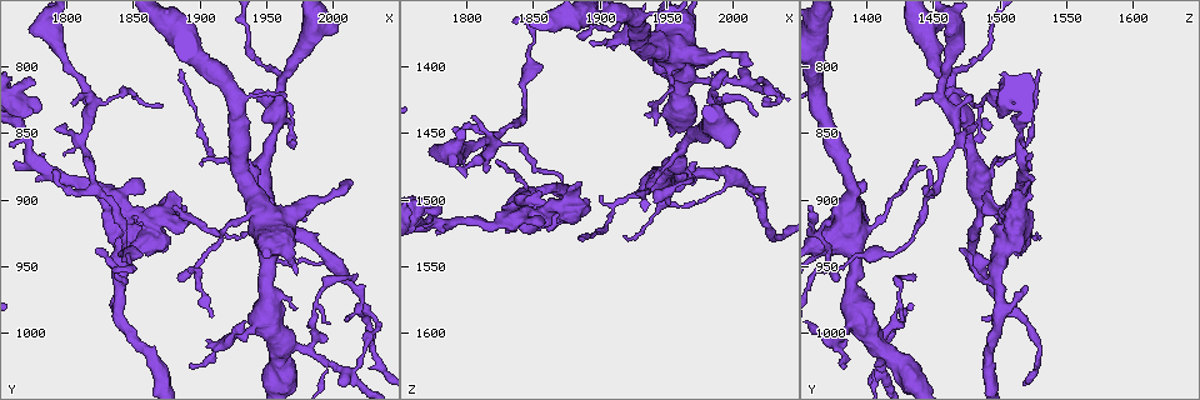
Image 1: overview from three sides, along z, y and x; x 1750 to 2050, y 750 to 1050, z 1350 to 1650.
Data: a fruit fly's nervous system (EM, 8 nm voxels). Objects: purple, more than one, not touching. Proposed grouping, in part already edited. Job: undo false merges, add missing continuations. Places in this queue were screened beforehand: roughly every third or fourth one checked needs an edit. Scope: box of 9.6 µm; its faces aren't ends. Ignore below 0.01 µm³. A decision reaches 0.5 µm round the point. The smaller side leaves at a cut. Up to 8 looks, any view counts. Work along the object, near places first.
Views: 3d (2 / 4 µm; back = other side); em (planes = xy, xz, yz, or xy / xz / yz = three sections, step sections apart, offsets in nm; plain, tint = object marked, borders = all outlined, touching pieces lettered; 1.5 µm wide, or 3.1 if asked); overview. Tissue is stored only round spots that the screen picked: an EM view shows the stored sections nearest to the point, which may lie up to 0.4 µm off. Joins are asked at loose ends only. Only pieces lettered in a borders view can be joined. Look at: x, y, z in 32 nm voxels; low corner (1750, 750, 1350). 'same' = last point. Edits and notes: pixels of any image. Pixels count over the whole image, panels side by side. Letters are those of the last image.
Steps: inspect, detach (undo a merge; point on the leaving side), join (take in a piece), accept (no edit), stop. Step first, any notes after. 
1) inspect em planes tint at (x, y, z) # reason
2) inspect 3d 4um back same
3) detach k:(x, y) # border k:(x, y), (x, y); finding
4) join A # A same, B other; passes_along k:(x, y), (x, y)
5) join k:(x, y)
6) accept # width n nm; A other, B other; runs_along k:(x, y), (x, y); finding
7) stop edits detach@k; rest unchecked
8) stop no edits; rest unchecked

inspect 3d 2um at (2018, 960, 1440) # thin end

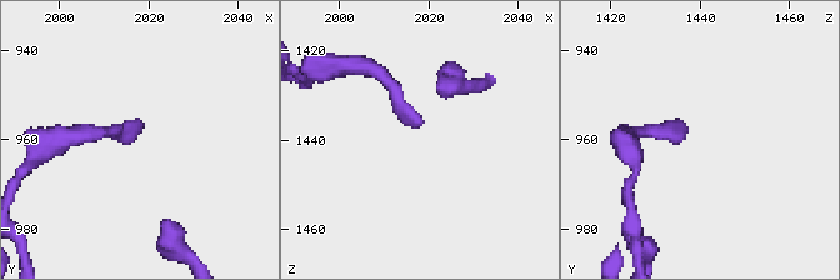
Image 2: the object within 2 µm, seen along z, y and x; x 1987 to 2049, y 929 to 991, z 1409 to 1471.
inspect em yz step 4 tint at (2018, 958, 1438)

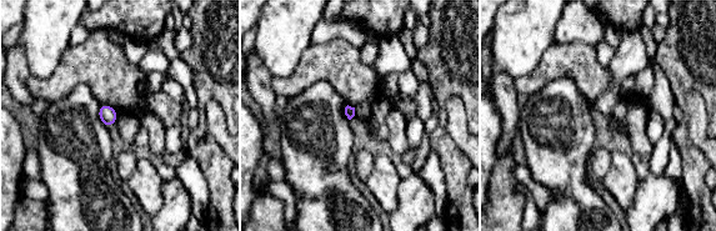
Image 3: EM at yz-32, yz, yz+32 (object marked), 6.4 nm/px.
inspect em planes borders same # cut it another way

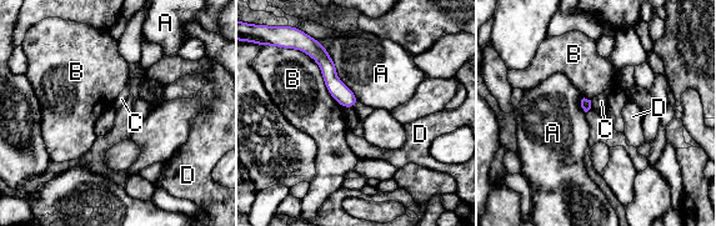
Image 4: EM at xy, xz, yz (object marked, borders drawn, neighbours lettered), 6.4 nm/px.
accept # longest_contact B 480 nm; A other, B other, C other, D other; runs_along 4:(318, 48), (334, 85), (350, 104); none of them fits

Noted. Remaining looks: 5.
inspect 3d 2um at (1820, 890, 1452) # sharp bend

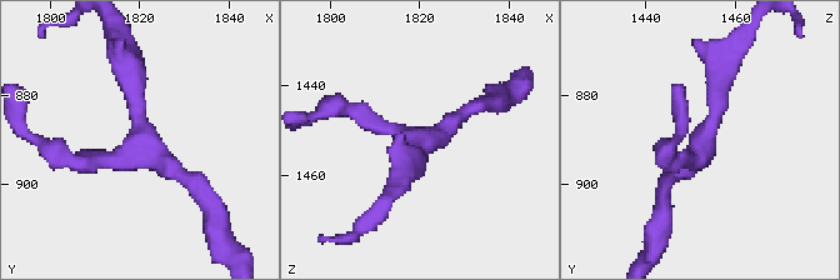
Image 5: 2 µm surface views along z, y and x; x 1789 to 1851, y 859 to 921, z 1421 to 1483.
inspect em xy step 4 borders at (1822, 890, 1453)

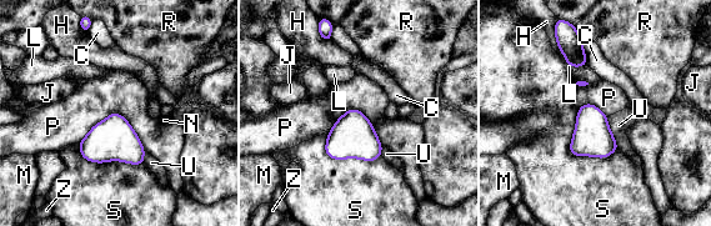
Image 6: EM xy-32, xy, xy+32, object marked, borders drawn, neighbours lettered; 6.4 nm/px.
accept # longest_contact P 440 nm; C other, H other, J other, L other, M other, N other, P other, R other, S other, U other, Z other; border 6:(576, 110), (574, 155), (617, 150); continuous, no second cell

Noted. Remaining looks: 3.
inspect 3d 4um at (1816, 822, 1480) # branch stops here

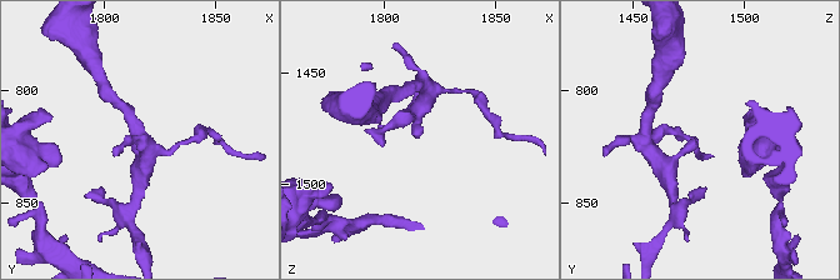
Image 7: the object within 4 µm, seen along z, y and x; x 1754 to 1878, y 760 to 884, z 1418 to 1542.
inspect em planes borders at (1814, 823, 1481)

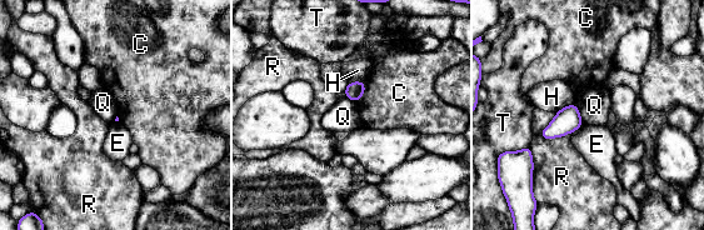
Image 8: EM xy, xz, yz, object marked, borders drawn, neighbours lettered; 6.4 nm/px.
accept # C other, E other, H other, Q other, R other, T other; border 8:(574, 103), (583, 123); no lettered piece goes on from it

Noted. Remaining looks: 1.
stop no edits; rest unchecked

